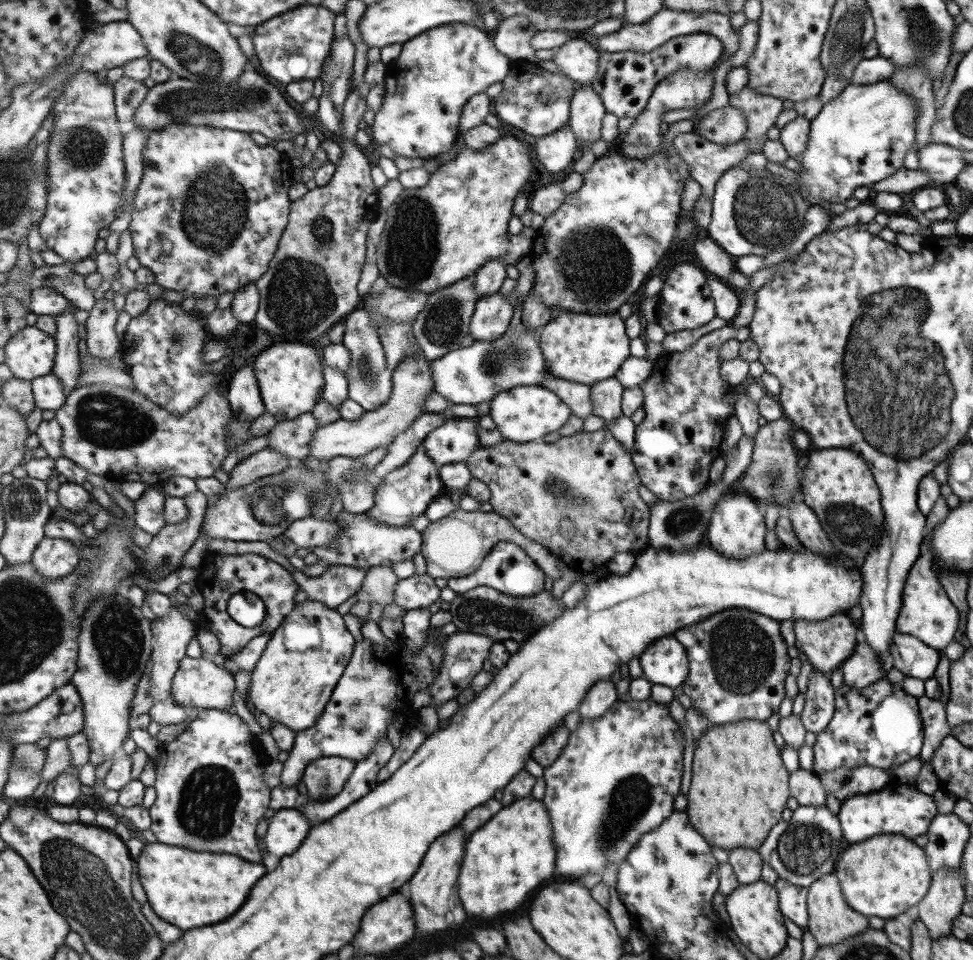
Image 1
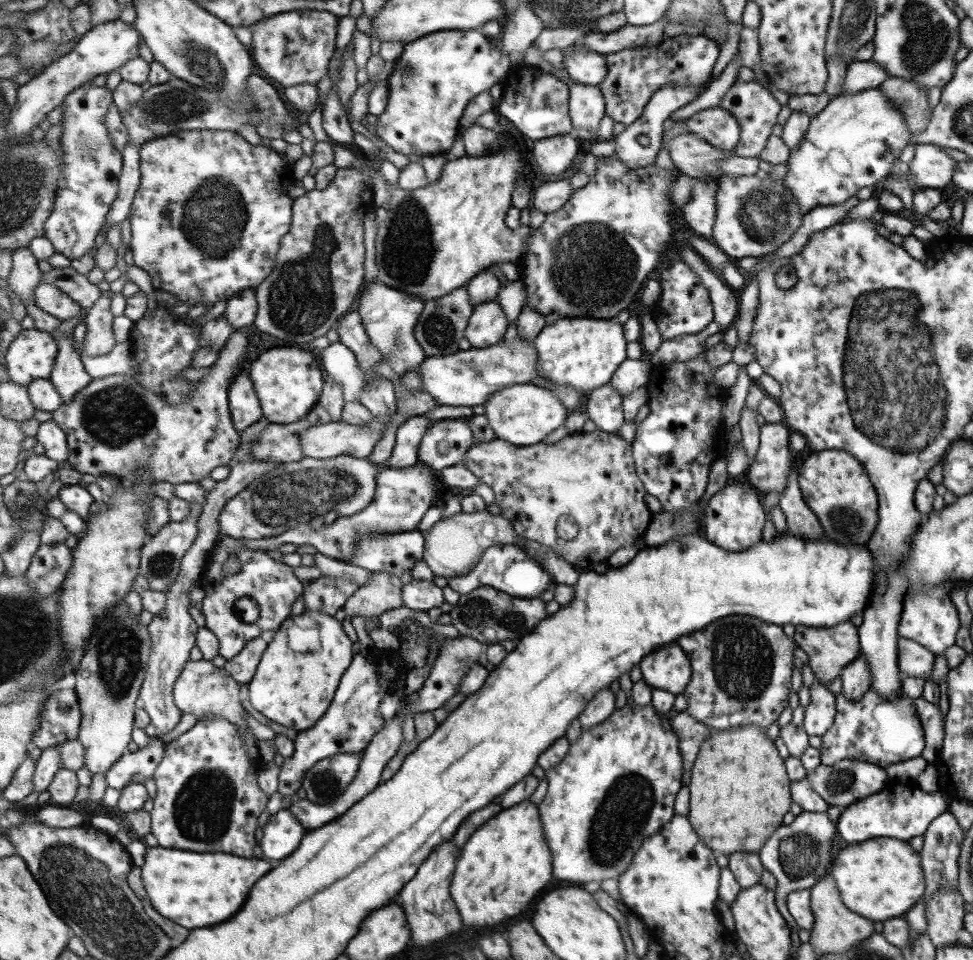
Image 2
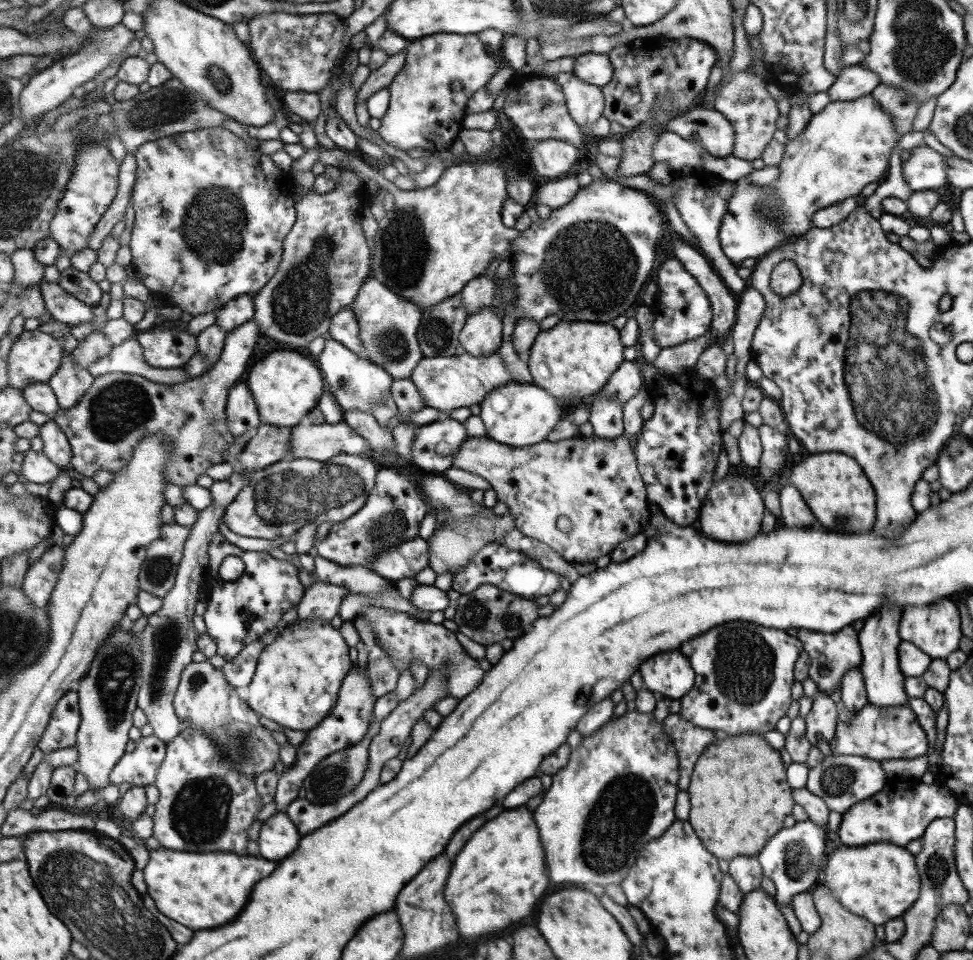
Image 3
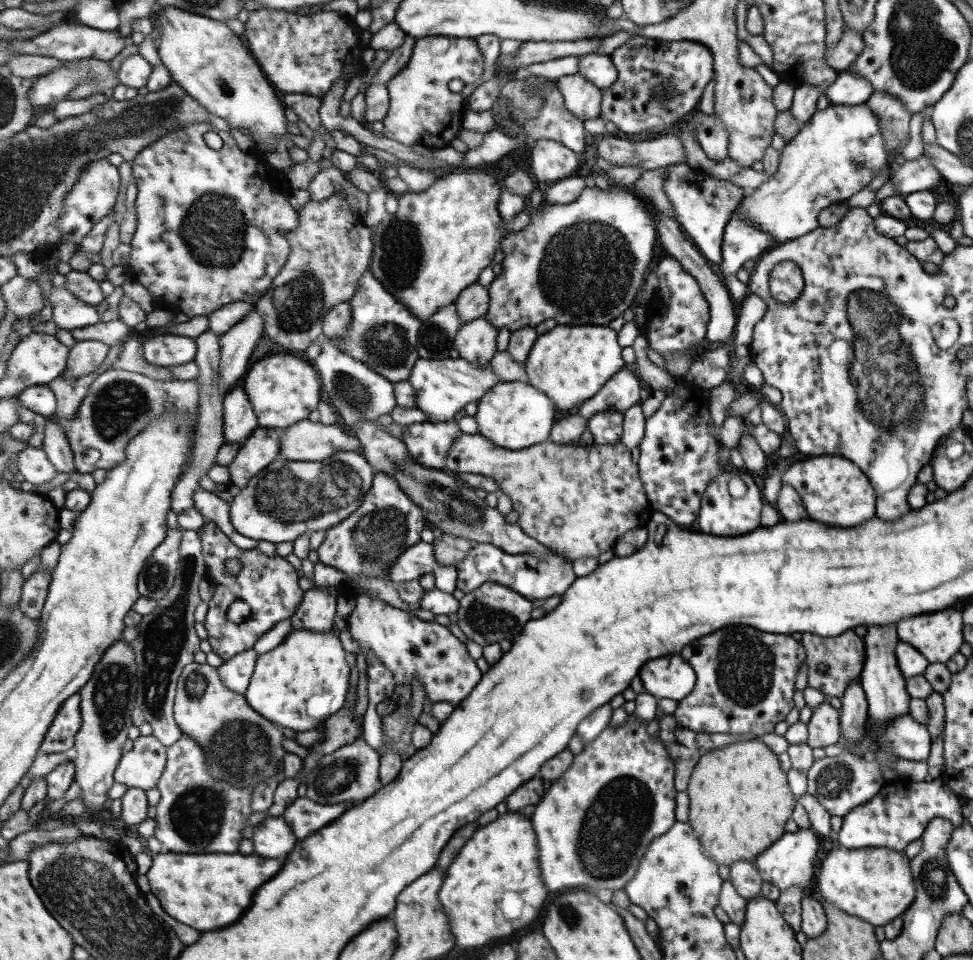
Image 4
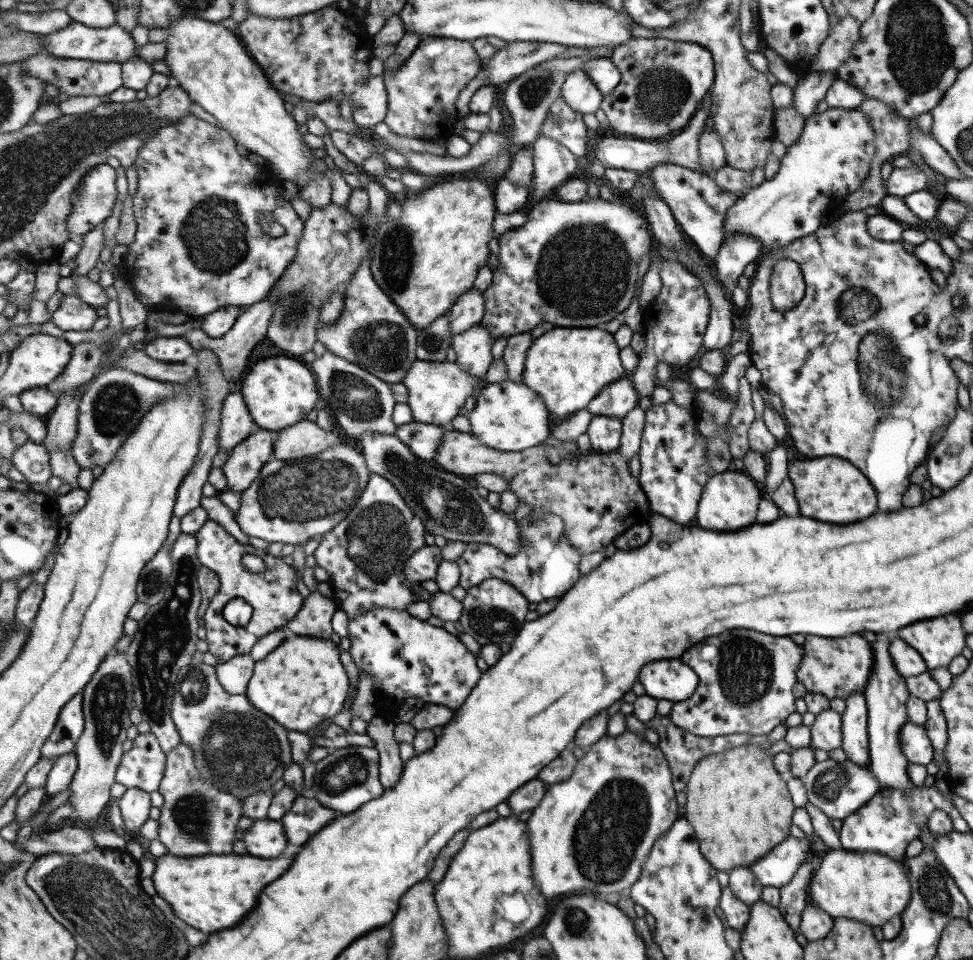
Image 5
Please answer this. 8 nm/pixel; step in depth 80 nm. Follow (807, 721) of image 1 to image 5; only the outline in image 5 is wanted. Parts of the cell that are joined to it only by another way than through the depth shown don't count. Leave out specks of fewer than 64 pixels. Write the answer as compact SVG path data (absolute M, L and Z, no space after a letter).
M826 709L814 716L811 724L810 743L816 749L829 752L841 744L840 714L832 709Z

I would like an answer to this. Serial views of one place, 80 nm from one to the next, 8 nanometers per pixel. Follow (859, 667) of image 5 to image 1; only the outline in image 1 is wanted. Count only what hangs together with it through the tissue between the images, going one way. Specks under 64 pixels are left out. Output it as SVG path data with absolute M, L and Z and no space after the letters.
M841 614L829 616L825 620L809 622L809 620L795 620L793 622L794 646L803 654L812 664L815 671L822 672L829 676L839 664L841 664L852 652L856 645L859 633L856 630L852 620Z

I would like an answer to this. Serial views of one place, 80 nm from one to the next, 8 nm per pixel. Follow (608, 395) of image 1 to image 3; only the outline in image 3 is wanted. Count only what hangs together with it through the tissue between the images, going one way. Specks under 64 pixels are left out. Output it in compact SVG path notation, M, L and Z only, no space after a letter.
M598 397L592 402L590 422L599 438L615 439L624 436L624 404L617 399Z

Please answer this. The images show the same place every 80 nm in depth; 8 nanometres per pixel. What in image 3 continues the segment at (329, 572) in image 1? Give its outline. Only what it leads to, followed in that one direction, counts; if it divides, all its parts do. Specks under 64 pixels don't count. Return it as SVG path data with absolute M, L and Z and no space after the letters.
M317 581L306 588L306 595L297 607L296 622L319 619L330 621L340 614L345 597L352 590L346 586Z

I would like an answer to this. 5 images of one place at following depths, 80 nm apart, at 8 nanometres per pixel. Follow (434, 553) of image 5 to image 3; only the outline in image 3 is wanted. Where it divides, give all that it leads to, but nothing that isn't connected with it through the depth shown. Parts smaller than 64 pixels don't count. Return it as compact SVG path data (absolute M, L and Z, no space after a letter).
M415 537L374 556L371 569L389 581L399 582L403 577L414 577L431 566L427 539Z

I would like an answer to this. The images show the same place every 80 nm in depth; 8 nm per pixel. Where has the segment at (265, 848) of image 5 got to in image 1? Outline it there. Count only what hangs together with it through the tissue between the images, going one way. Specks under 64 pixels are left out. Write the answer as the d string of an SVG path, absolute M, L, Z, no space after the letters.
M281 809L268 821L269 832L265 835L267 850L277 856L293 854L314 828L312 820L299 809Z

